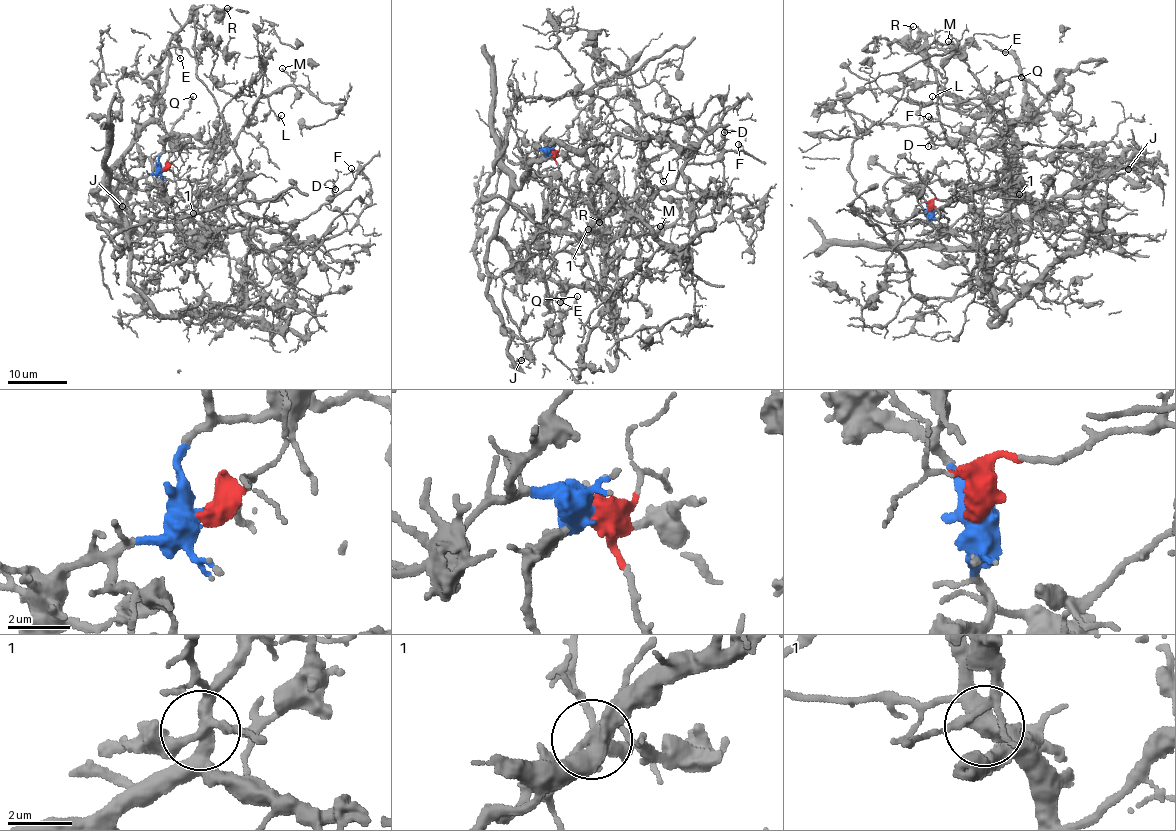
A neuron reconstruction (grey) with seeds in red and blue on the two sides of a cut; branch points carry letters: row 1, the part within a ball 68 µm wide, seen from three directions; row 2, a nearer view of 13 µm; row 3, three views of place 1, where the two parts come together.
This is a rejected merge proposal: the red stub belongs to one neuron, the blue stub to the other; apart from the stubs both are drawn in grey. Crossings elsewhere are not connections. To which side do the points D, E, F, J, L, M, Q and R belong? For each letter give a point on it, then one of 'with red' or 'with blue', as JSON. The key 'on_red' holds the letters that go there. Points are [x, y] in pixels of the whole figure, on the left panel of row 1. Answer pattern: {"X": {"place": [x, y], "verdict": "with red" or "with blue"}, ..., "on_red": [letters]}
{"D": {"place": [335, 189], "verdict": "with red"}, "E": {"place": [180, 58], "verdict": "with blue"}, "F": {"place": [351, 168], "verdict": "with red"}, "J": {"place": [122, 206], "verdict": "with blue"}, "L": {"place": [281, 115], "verdict": "with red"}, "M": {"place": [282, 68], "verdict": "with red"}, "Q": {"place": [193, 96], "verdict": "with blue"}, "R": {"place": [227, 8], "verdict": "with blue"}, "on_red": ["D", "F", "L", "M"]}

